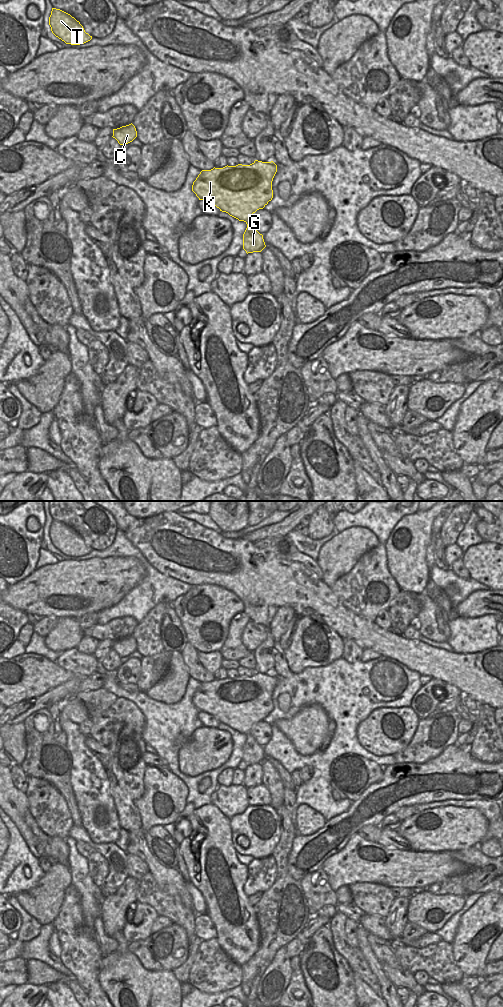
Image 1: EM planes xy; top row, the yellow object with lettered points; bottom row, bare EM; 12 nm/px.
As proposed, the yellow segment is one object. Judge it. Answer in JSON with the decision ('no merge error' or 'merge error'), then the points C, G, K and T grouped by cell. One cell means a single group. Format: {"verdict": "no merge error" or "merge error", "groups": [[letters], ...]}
{"verdict": "no merge error", "groups": [["C", "G", "K", "T"]]}

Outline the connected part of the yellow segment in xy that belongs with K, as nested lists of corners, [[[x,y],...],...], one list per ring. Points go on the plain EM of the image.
[[[255,672],[250,677],[238,676],[236,678],[225,678],[202,682],[193,694],[192,703],[199,712],[206,712],[222,724],[244,733],[247,740],[243,746],[243,761],[246,765],[261,764],[265,759],[263,747],[250,735],[253,725],[263,721],[273,710],[272,693],[277,684],[277,677],[271,674]]]

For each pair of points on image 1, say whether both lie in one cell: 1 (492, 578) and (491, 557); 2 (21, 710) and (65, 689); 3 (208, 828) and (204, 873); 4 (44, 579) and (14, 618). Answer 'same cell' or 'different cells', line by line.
1: same cell
2: same cell
3: same cell
4: different cells

